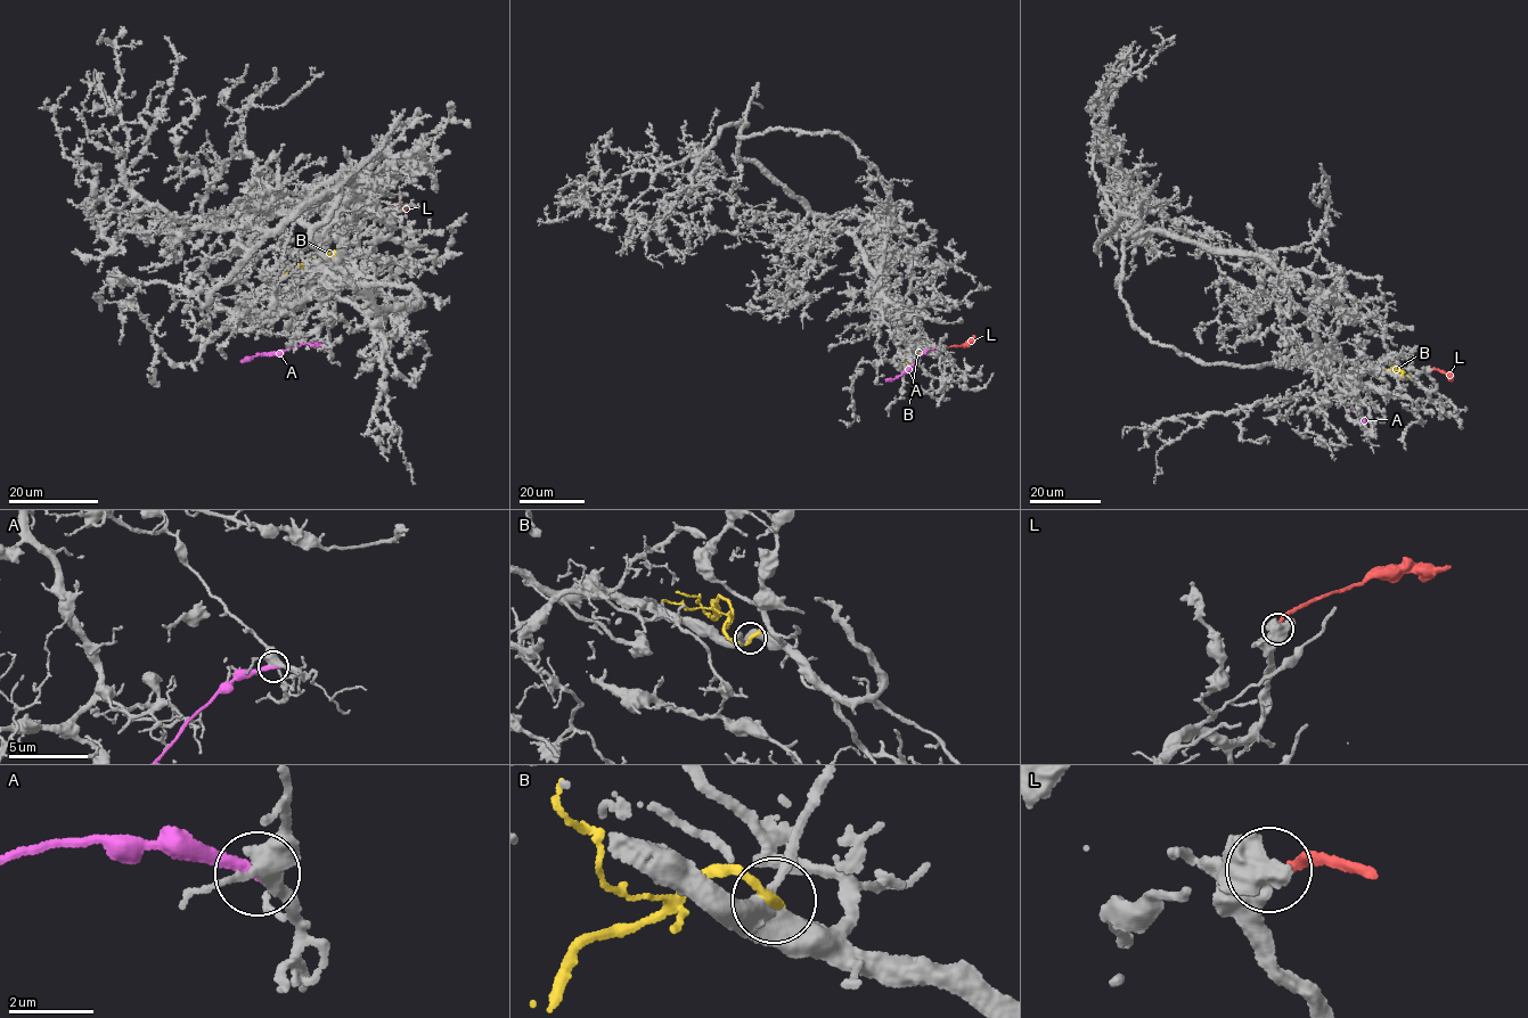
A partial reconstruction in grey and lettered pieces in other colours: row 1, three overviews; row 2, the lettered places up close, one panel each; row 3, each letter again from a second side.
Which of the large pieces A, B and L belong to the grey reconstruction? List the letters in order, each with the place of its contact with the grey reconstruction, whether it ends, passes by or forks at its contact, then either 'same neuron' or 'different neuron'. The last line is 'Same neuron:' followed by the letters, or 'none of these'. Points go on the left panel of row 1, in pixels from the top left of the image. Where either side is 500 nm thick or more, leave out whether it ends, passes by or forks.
A: (326, 346) | it ends | different neuron
B: (334, 255) | it ends | different neuron
L: (361, 223) | different neuron
Same neuron: none of these

